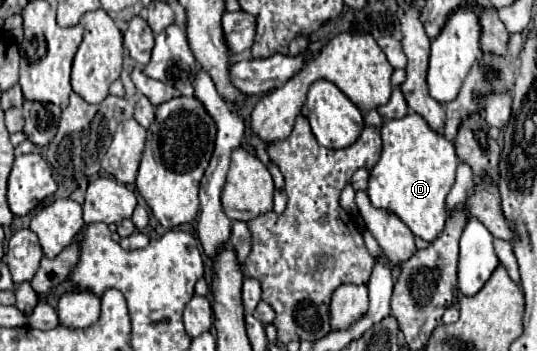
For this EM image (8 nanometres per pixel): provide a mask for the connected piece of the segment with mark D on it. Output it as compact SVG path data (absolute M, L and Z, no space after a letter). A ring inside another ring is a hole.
M409 113L401 119L387 121L381 127L383 151L377 165L371 169L367 193L375 207L395 213L413 235L433 241L443 231L447 219L447 193L455 181L457 155L453 143L445 139L443 133L437 133L429 123L417 115Z

